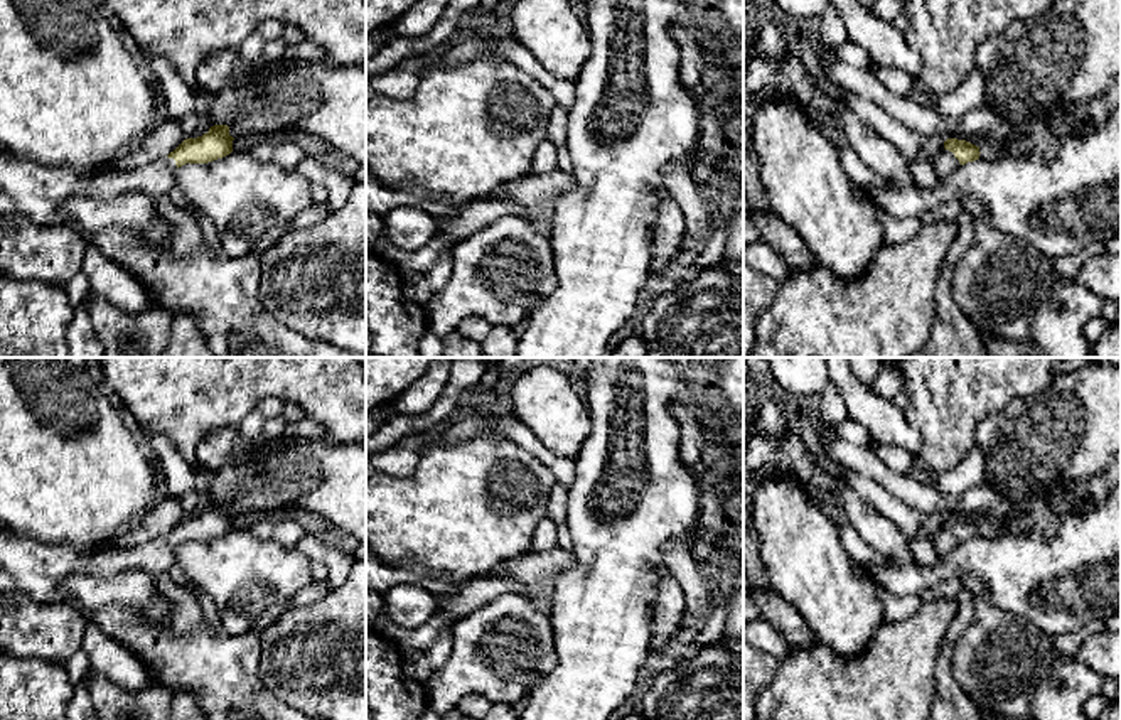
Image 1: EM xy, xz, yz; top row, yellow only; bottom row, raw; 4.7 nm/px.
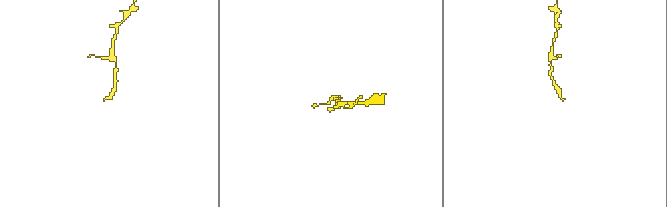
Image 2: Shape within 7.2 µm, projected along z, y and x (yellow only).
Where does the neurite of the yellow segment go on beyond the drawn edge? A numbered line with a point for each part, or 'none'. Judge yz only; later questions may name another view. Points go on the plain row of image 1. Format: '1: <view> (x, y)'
1: yz (946, 540)

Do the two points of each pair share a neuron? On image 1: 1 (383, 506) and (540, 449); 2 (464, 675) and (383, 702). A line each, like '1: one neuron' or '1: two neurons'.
1: two neurons
2: two neurons

